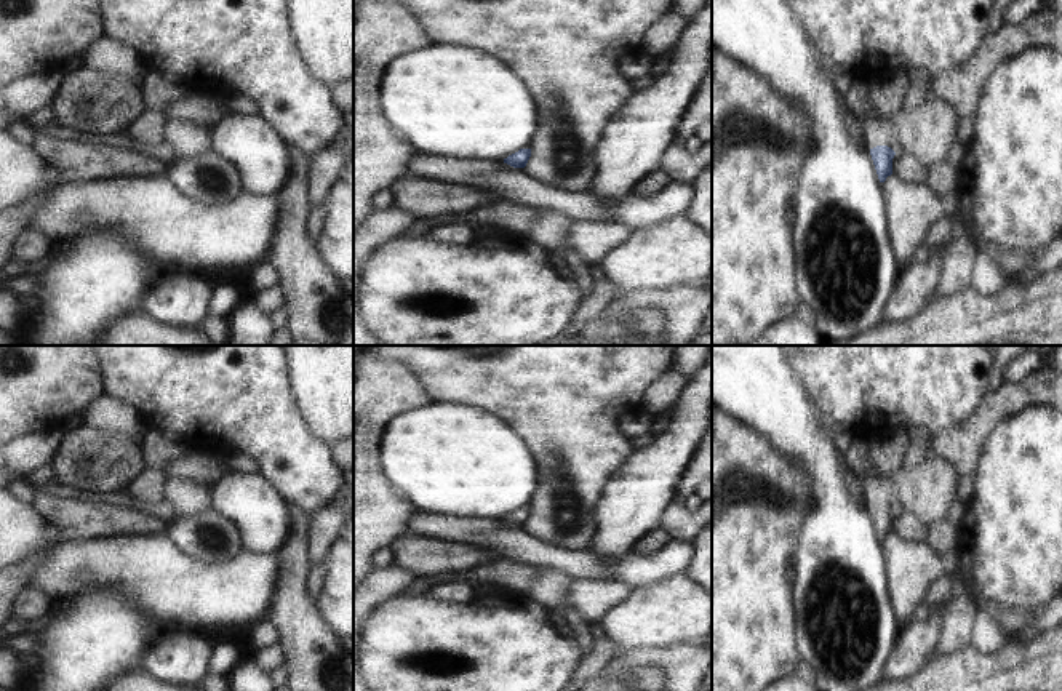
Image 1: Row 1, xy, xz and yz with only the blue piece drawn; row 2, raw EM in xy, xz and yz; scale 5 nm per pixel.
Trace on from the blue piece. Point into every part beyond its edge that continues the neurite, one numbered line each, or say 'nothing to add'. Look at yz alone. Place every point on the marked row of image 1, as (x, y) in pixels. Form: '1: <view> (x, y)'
1: yz (928, 133)

